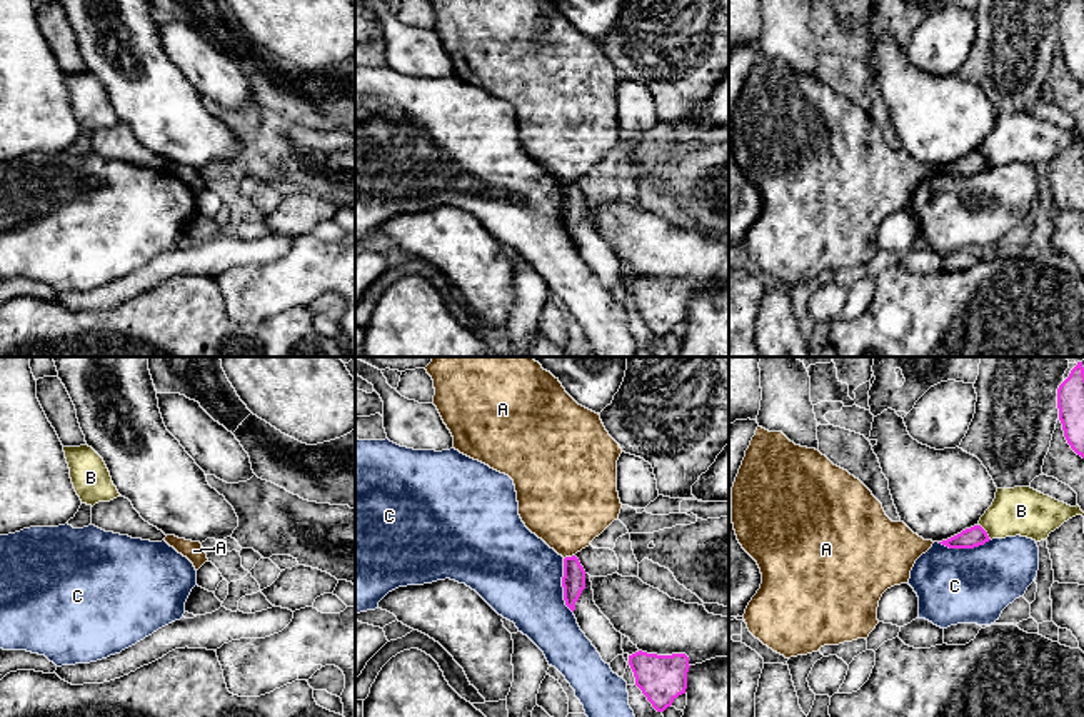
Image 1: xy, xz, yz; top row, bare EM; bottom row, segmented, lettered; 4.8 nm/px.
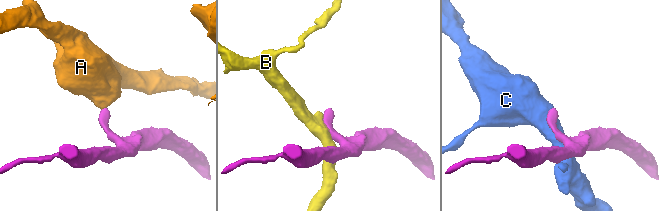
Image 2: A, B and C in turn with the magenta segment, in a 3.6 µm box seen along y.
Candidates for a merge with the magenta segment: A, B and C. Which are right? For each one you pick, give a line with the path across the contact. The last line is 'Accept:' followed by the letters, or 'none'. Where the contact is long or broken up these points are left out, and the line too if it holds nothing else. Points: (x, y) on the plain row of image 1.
Accept: none

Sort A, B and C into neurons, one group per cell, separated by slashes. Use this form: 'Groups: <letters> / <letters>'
Groups: A / B / C

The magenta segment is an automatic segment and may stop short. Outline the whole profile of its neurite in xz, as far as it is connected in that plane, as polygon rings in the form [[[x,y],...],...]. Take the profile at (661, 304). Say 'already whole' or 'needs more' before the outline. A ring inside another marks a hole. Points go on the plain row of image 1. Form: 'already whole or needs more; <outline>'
already whole; [[[639,277],[629,282],[629,292],[635,312],[657,338],[664,338],[679,322],[685,320],[690,293],[685,280],[657,282]]]

